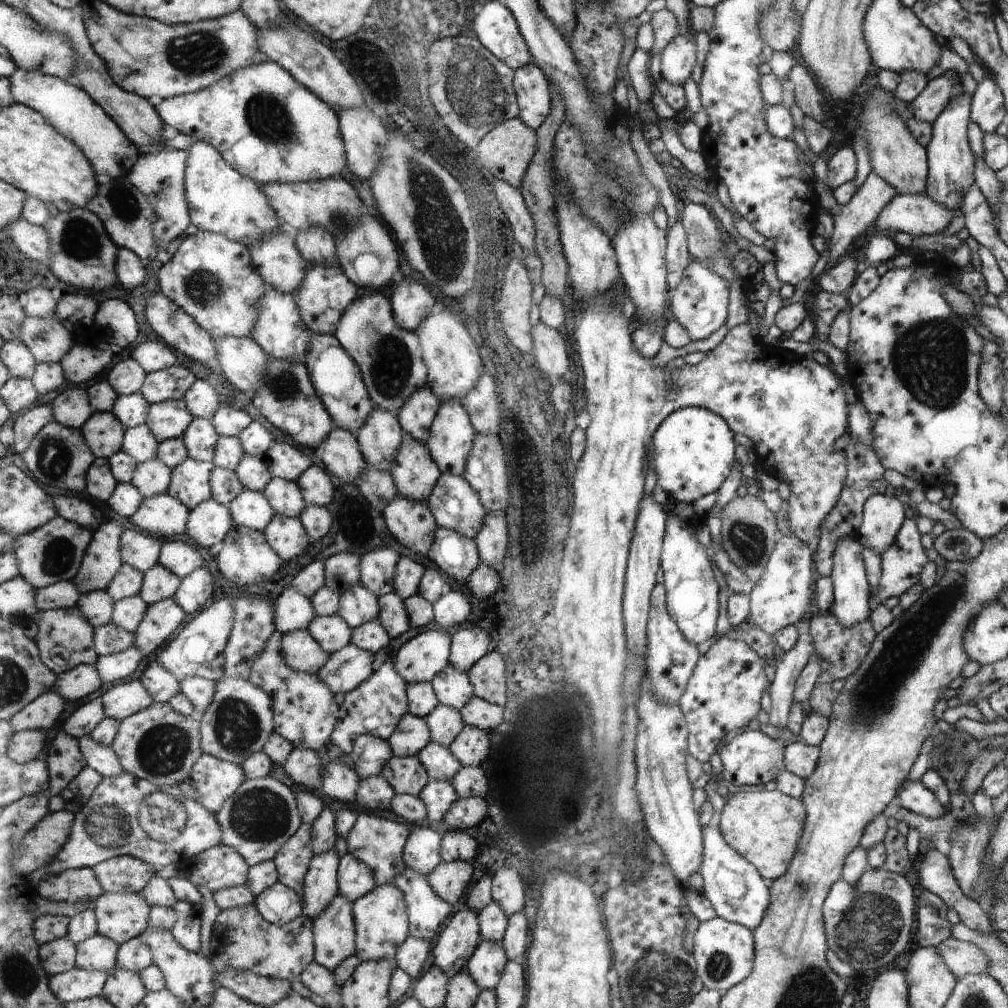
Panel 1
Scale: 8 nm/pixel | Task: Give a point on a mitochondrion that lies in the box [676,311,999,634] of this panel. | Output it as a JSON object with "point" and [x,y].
{"point":[930,358]}

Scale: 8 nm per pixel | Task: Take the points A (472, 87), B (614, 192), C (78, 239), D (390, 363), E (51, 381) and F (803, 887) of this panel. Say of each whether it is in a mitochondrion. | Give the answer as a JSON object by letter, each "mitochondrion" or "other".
{"A":"mitochondrion","B":"mitochondrion","C":"mitochondrion","D":"mitochondrion","E":"other","F":"mitochondrion"}

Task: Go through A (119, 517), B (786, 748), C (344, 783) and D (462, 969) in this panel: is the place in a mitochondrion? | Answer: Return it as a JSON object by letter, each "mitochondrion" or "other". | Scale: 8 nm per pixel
{"A":"other","B":"other","C":"other","D":"other"}

